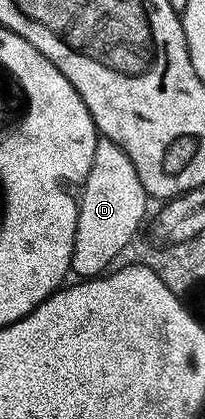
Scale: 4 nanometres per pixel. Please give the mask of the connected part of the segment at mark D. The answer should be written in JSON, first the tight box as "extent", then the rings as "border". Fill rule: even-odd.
{"extent":[71,137,148,280],"border":[[[100,137],[95,144],[93,164],[89,168],[89,176],[83,181],[81,193],[78,195],[79,215],[77,216],[77,232],[73,240],[73,256],[71,257],[71,274],[76,279],[86,280],[106,275],[112,269],[115,257],[126,251],[133,238],[140,233],[143,220],[148,217],[146,202],[148,194],[141,184],[141,176],[137,176],[137,168],[133,168],[133,160],[117,144],[108,138]]]}

